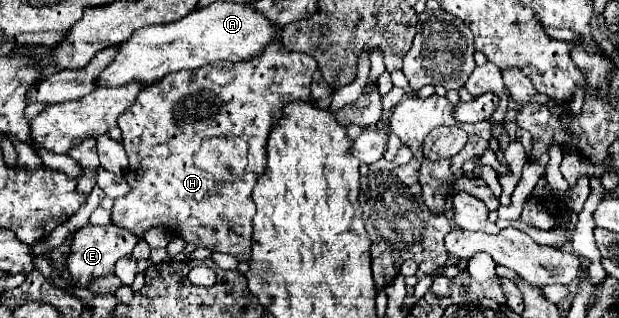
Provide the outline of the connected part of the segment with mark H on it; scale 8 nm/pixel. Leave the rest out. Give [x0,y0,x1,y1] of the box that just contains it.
[111,35,317,261]

